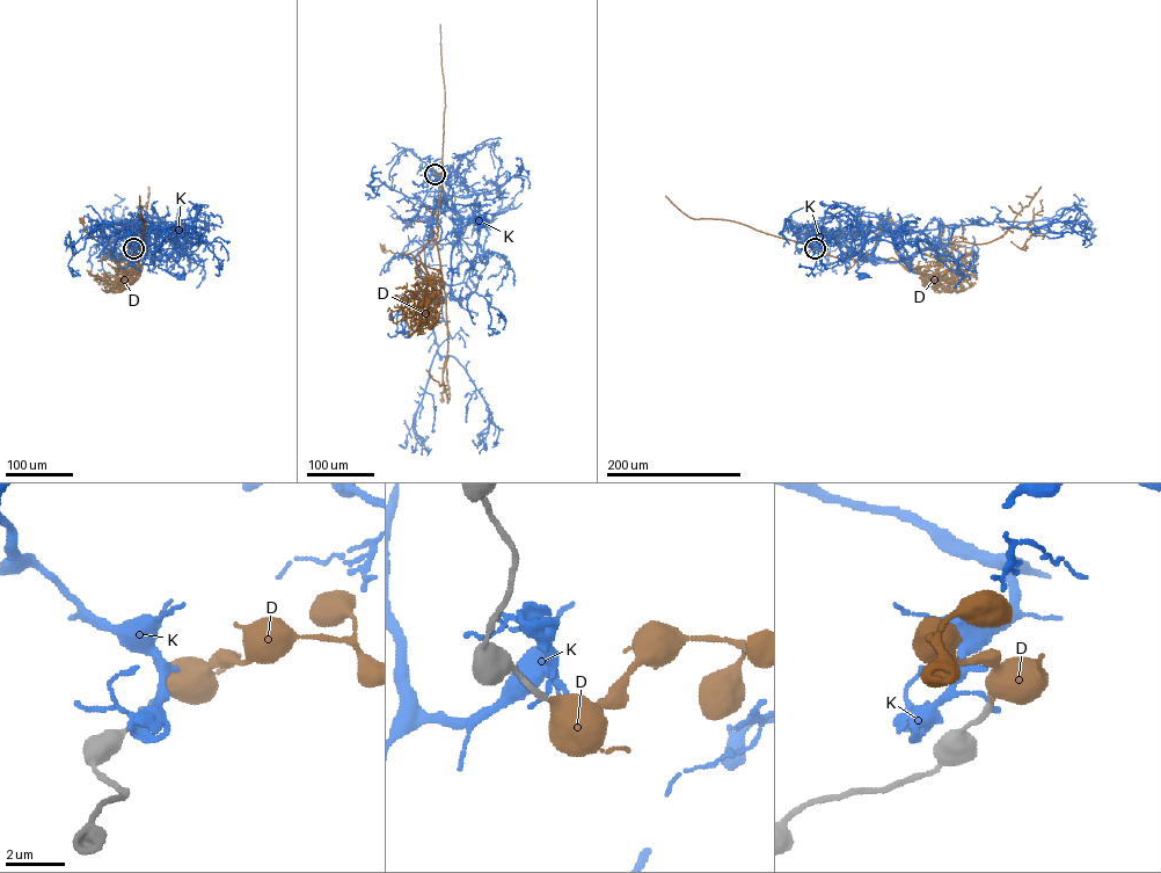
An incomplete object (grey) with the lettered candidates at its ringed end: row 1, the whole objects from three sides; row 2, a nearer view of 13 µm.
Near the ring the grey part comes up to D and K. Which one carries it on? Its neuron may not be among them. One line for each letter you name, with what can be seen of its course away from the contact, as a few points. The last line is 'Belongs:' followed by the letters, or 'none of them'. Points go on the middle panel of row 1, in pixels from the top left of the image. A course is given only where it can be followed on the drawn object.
D: it runs (435, 174), (442, 172), (437, 235), (418, 256), (429, 277), (411, 254), (382, 247)
Belongs: D

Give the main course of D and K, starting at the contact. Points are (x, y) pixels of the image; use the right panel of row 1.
D: (815, 248), (848, 259), (892, 257), (919, 273), (896, 253), (889, 220)
K: (815, 248), (808, 237), (813, 232), (830, 231), (859, 254), (855, 270), (864, 276)

